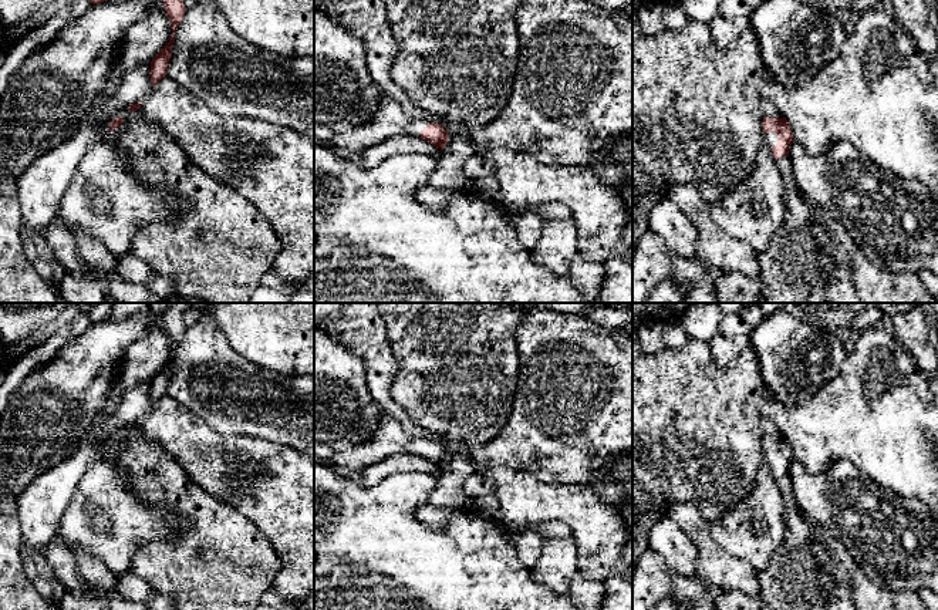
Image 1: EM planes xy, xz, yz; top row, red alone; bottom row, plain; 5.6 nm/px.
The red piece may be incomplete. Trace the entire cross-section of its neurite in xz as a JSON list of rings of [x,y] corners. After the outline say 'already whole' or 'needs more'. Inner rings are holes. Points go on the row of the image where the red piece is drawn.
[[[382,94],[372,119],[345,134],[334,134],[328,145],[361,154],[368,146],[395,135],[419,135],[421,139],[431,142],[441,151],[449,139],[443,125],[408,115],[397,101]]]; needs more

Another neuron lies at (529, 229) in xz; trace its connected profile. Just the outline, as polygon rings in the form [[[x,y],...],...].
[[[522,210],[520,220],[516,225],[519,243],[527,249],[534,250],[543,233],[543,219],[530,210]]]

